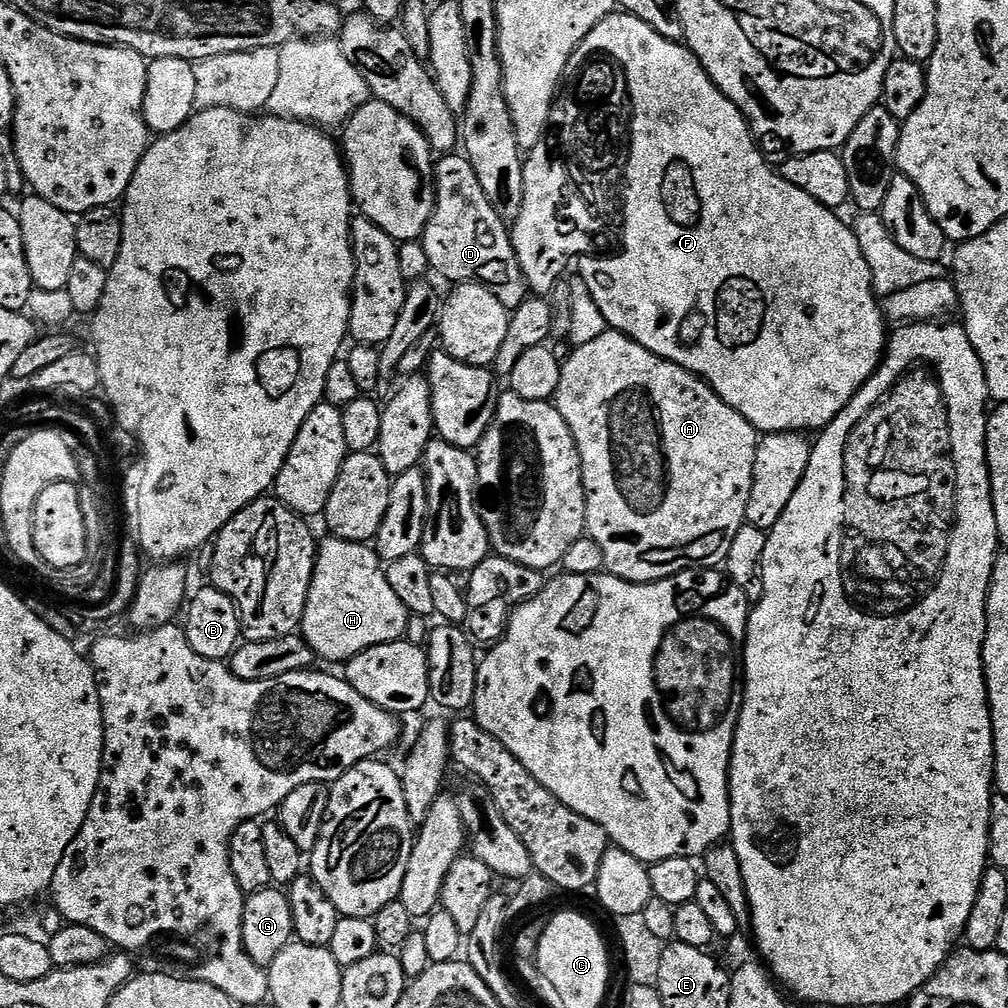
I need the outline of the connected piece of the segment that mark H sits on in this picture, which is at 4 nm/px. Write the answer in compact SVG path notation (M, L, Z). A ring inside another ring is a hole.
M331 534L325 535L325 537L325 540L321 539L319 541L316 549L316 565L314 566L314 574L310 582L310 594L306 598L306 610L304 611L304 617L299 627L299 631L302 633L306 643L312 648L312 651L316 653L321 661L340 660L339 662L347 662L353 656L357 656L358 653L370 646L378 646L386 642L405 639L410 613L406 610L406 606L402 606L402 602L398 602L398 594L394 594L394 589L391 588L390 582L386 582L386 574L384 573L385 565L382 563L380 557L376 555L375 551L367 543L355 540L343 540Z

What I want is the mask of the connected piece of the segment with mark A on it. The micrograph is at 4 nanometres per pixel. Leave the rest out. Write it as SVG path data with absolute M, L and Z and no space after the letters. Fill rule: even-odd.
M607 330L594 339L594 342L573 347L570 352L572 353L569 354L568 360L566 356L560 370L554 403L562 418L566 418L566 426L570 426L576 439L584 479L588 519L586 532L594 542L598 542L598 546L602 546L605 569L611 575L628 580L632 584L650 584L653 580L664 580L668 576L676 576L679 572L687 572L697 566L703 566L708 570L719 569L728 559L734 534L738 534L740 527L746 523L744 515L750 502L750 486L754 482L754 458L758 443L756 428L749 420L742 418L738 410L734 410L724 401L708 381L700 379L674 362L654 355L620 332Z

